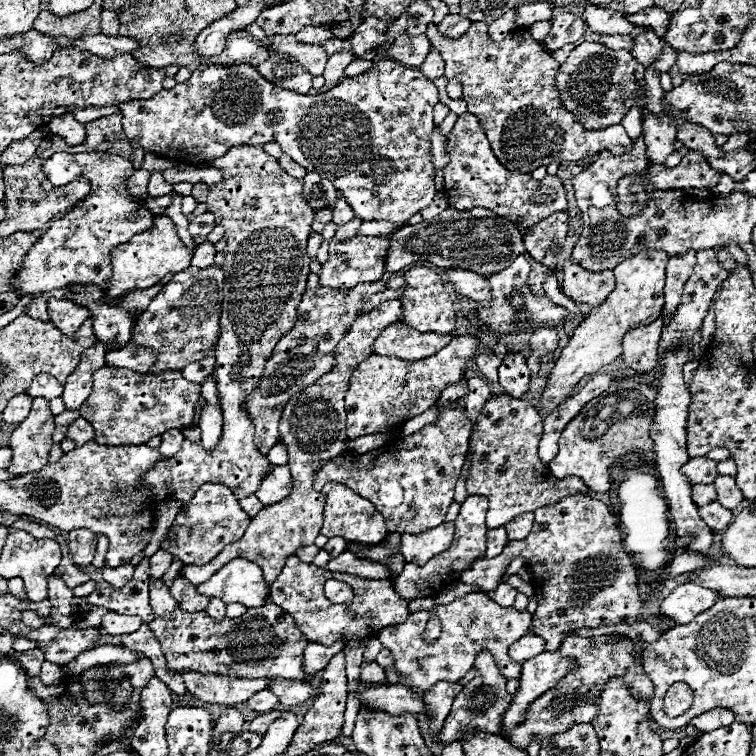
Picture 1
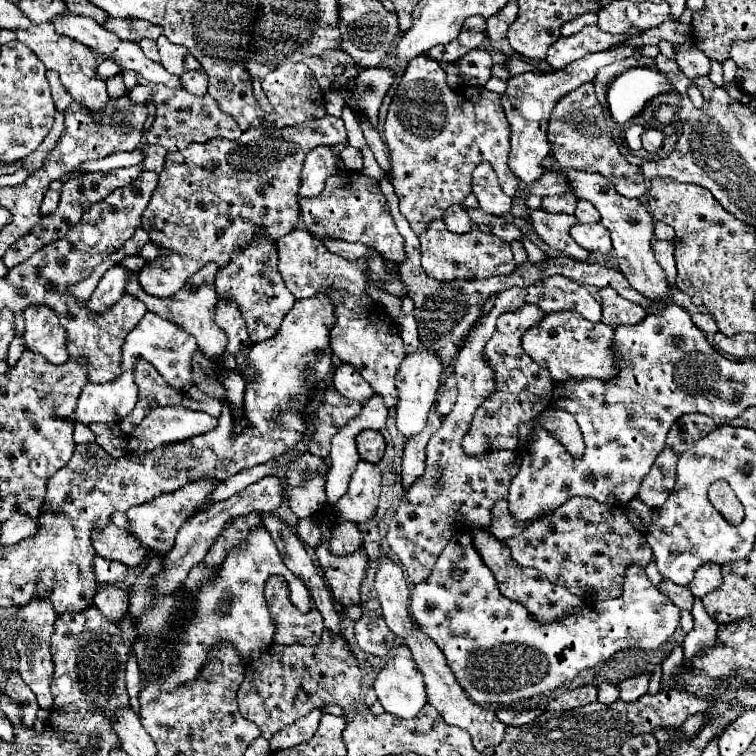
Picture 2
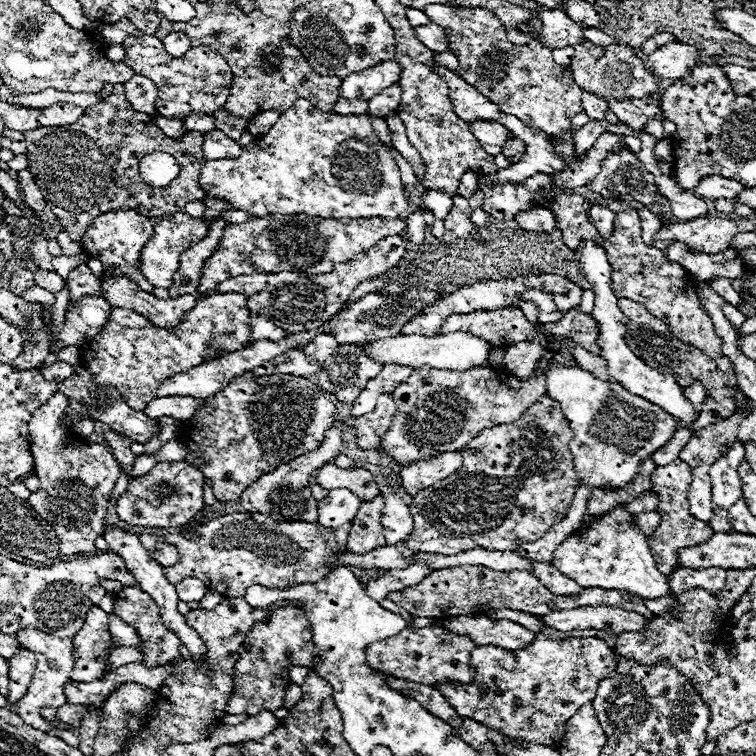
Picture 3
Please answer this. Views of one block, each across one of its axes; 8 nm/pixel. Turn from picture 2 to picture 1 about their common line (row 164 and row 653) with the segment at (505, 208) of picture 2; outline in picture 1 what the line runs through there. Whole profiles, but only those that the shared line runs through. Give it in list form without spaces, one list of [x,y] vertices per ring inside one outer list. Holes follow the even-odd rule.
[[[486,650],[478,652],[474,668],[476,668],[476,678],[470,684],[466,684],[466,688],[456,696],[452,704],[452,712],[448,714],[442,726],[442,732],[440,732],[442,744],[450,744],[458,740],[460,732],[468,728],[478,728],[490,734],[502,734],[502,712],[506,712],[512,700],[512,696],[506,692],[506,678],[500,674],[498,666],[494,664],[494,658]]]

